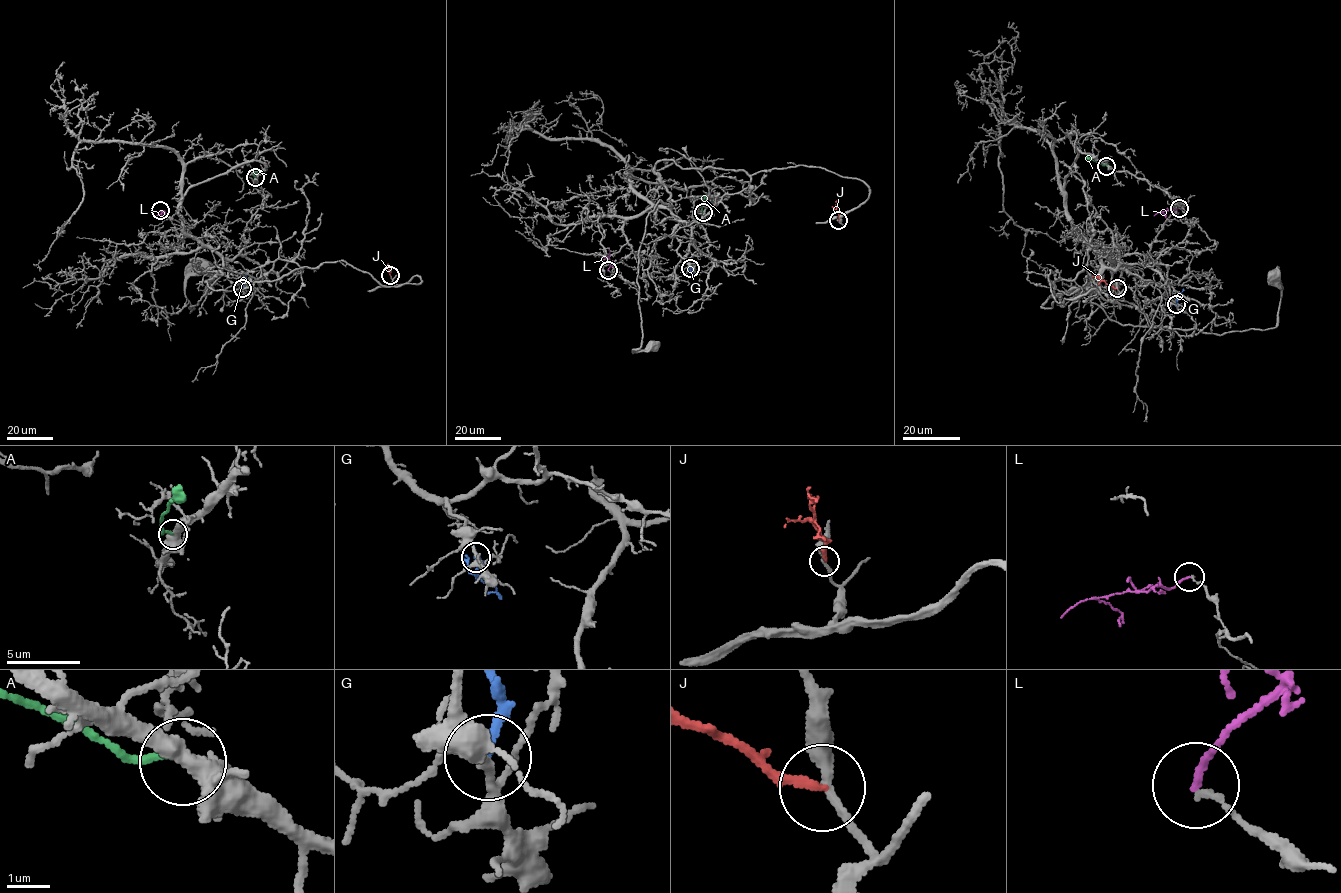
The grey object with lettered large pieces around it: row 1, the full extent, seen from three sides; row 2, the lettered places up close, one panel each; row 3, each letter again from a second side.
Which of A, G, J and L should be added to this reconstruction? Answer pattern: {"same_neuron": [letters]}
{"same_neuron": []}

